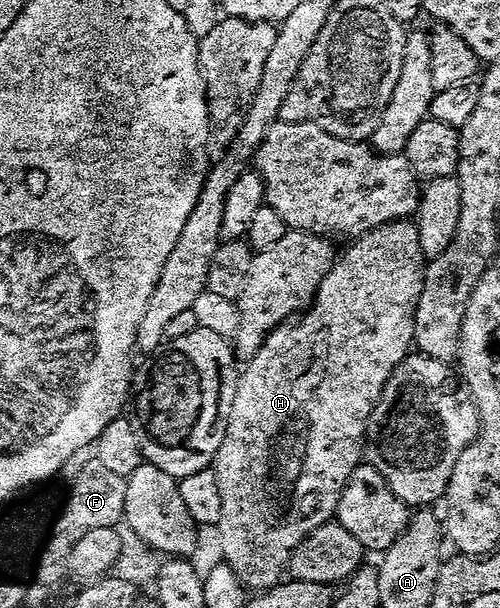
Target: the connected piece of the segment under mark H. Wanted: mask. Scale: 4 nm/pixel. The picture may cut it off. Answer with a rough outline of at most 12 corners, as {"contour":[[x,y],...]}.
{"contour":[[414,220],[360,232],[229,393],[251,591],[334,518],[415,340]]}

